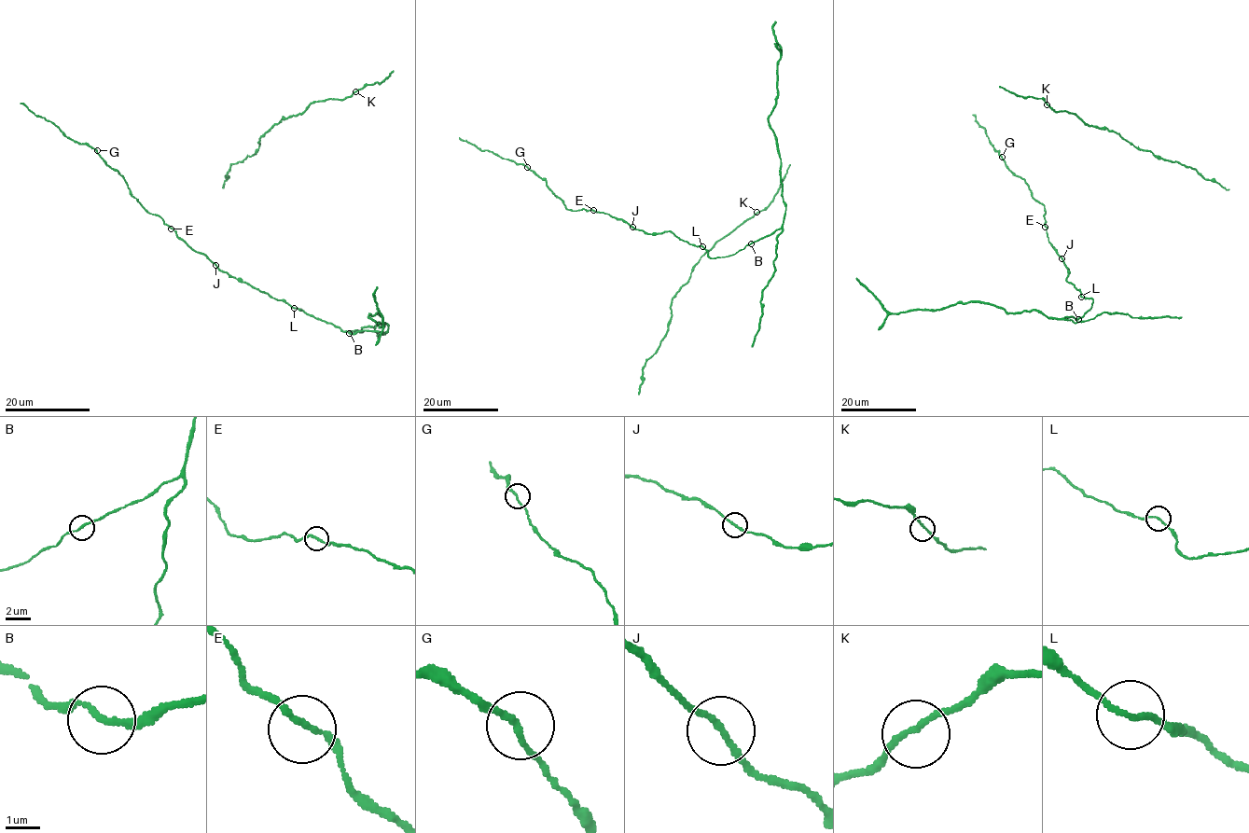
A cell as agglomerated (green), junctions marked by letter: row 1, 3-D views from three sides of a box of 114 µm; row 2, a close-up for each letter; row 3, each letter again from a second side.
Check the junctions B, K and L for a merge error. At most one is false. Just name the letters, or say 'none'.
none

